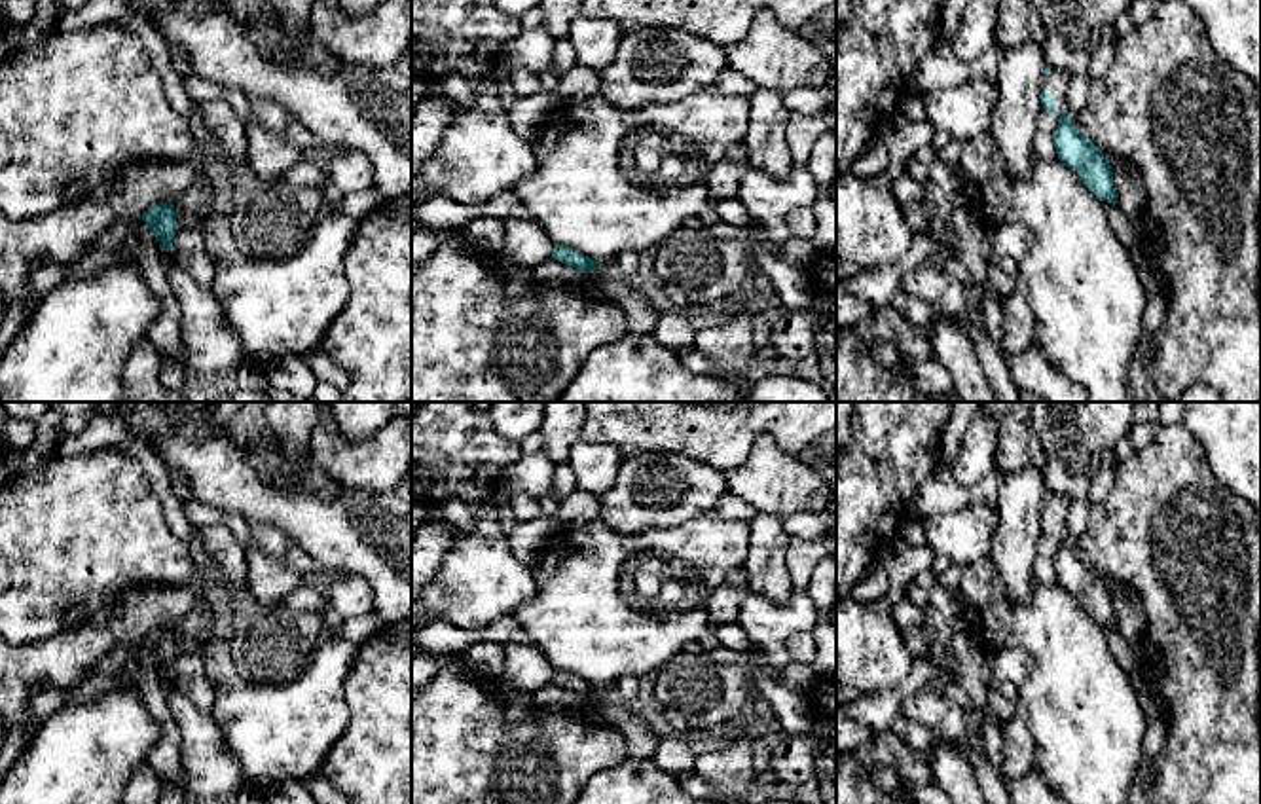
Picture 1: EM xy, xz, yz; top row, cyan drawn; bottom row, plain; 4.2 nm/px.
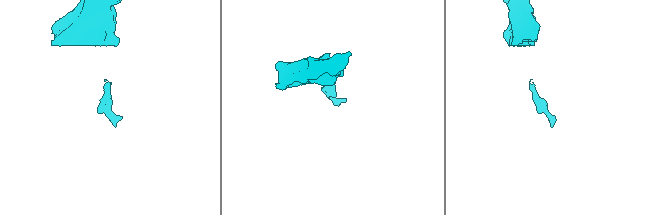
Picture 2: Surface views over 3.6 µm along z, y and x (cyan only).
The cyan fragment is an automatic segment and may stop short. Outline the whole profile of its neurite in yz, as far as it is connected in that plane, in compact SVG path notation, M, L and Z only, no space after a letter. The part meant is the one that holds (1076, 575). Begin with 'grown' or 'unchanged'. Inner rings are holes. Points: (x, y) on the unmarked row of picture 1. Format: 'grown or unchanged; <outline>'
grown; M1047 489L1043 501L1043 535L1054 537L1060 544L1052 557L1058 584L1075 595L1081 601L1083 611L1100 626L1117 628L1109 584L1088 561L1081 559L1069 544L1066 527L1069 502L1071 499L1052 493L1051 489Z

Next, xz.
unchanged; M556 669L552 673L552 683L565 688L565 690L573 690L578 696L584 698L594 698L594 694L597 692L599 686L584 681L582 677L571 673L571 671L563 671L563 669Z

